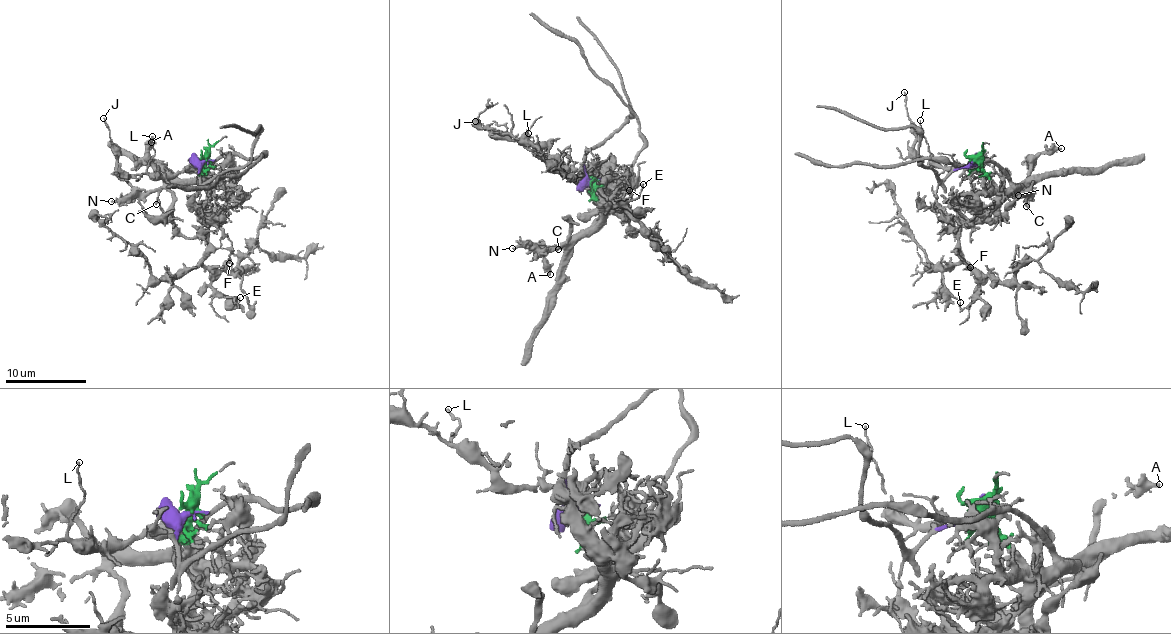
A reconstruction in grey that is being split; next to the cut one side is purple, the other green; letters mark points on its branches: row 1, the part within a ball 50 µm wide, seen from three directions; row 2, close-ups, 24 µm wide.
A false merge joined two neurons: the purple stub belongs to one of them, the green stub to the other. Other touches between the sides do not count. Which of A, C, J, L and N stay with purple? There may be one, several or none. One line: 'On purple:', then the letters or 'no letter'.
On purple: J, L

